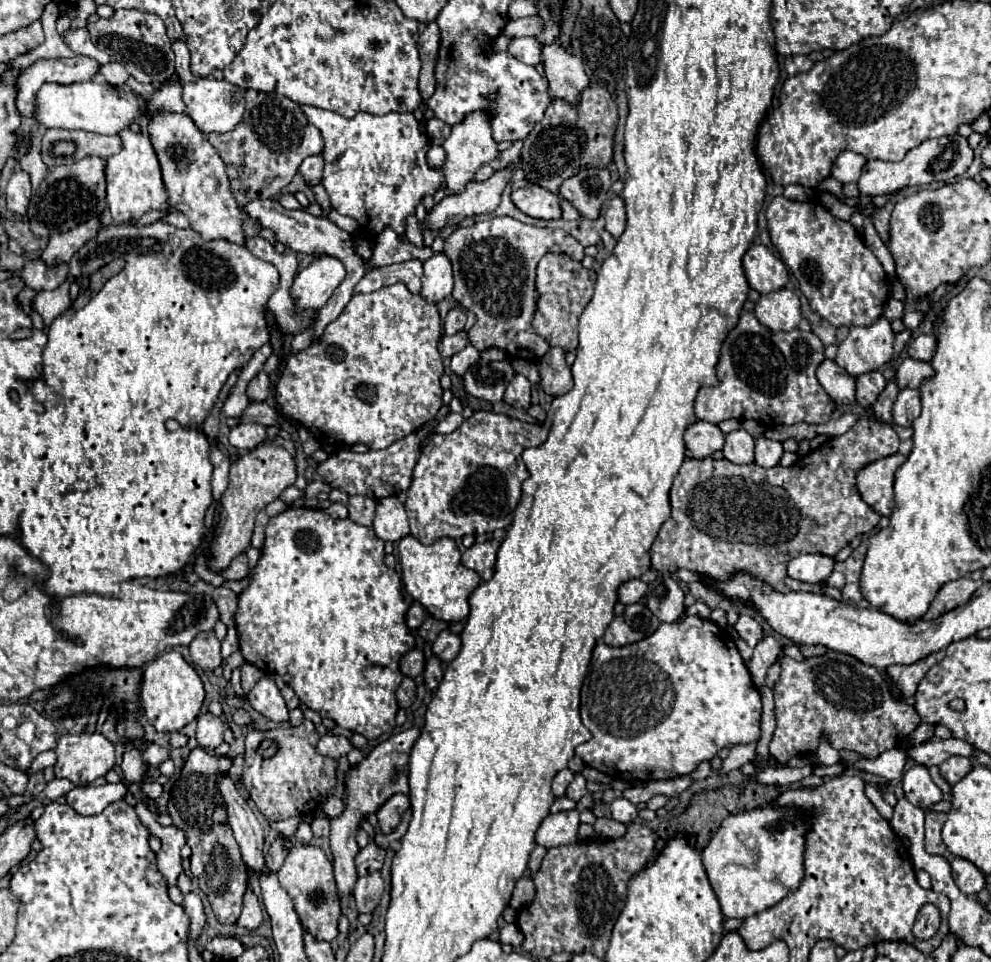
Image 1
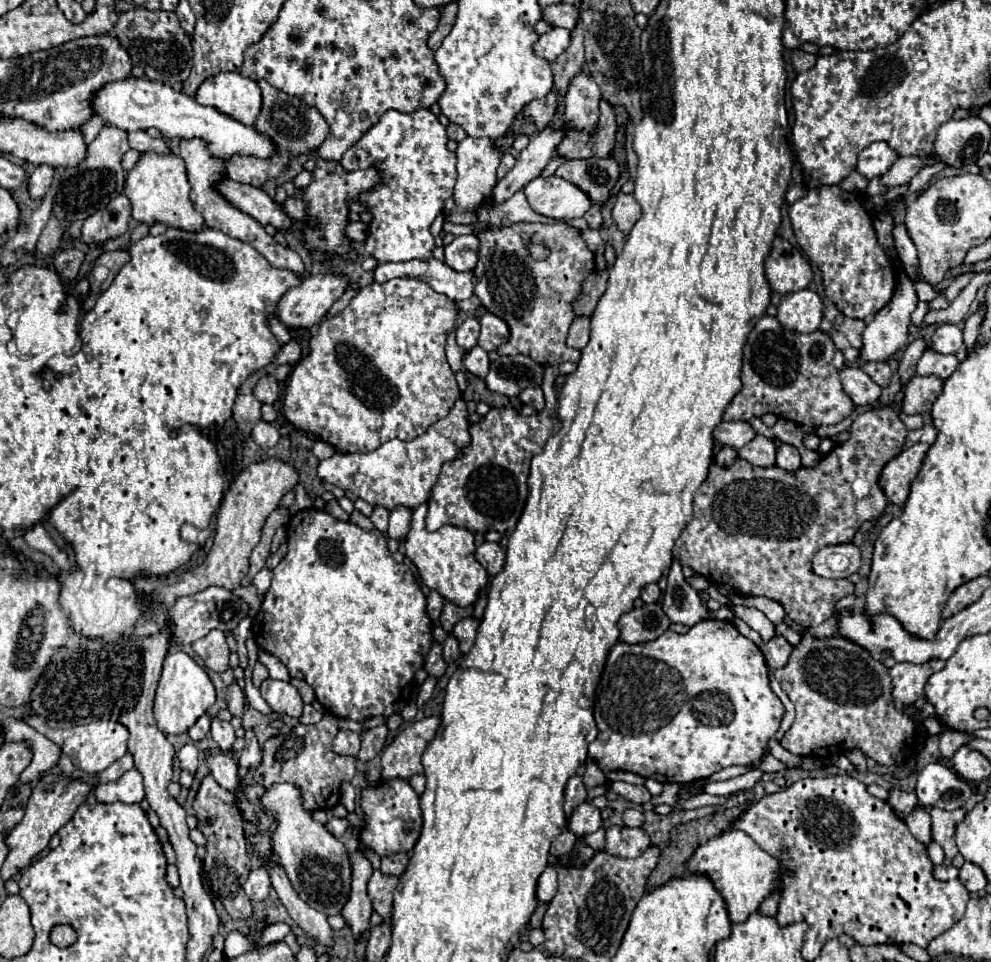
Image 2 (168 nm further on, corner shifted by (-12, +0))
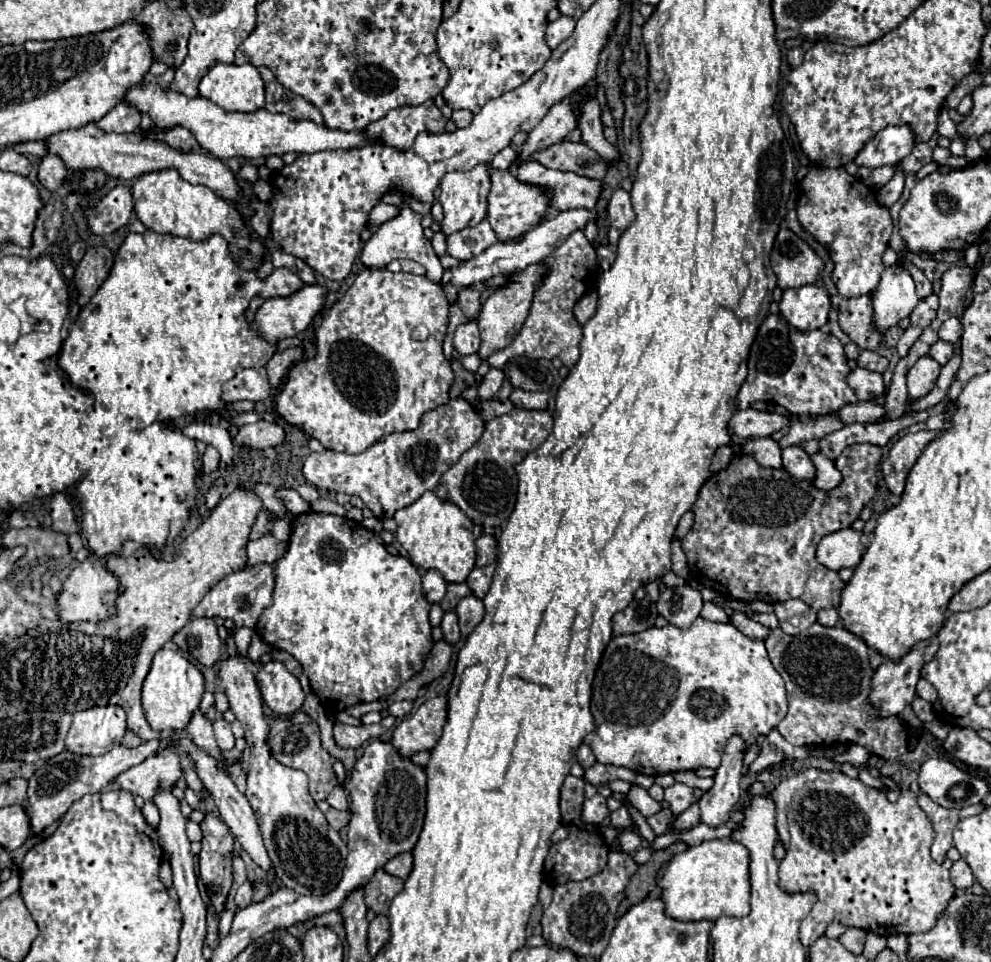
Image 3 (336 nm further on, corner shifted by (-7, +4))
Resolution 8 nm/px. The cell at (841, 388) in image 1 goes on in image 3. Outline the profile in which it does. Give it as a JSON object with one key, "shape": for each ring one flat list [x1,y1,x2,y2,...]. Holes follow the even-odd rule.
{"shape":[[856,367,854,371,850,371,848,385,856,393,856,397,864,399,864,401,876,399,876,397,884,395,884,391,886,391,882,373,874,373,874,371,868,371,862,367]]}

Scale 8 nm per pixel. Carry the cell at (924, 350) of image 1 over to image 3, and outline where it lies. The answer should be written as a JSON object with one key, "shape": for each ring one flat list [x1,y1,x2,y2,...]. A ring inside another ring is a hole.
{"shape":[[950,317,950,319,946,319,942,325,940,325,940,331,938,331,938,335,940,335,940,339,942,341,948,341,948,343,958,343,960,341,960,337,962,337,962,323,960,323,960,319,958,317]]}

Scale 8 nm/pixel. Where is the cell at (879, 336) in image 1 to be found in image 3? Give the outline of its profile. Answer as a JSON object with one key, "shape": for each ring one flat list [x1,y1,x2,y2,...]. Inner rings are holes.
{"shape":[[902,265,886,267,878,283,874,301,874,323,880,331,894,327,902,317,910,315,918,305,914,279]]}

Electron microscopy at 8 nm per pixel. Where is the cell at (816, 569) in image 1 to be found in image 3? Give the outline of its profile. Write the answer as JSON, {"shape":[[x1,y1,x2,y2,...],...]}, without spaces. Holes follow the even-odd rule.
{"shape":[[852,527,834,531,822,537,822,541,818,543,816,559,832,571,840,571,844,567,856,567,864,553,860,537,862,531,856,531]]}

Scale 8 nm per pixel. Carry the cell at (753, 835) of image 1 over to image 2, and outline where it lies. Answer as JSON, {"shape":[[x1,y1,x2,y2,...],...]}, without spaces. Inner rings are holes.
{"shape":[[731,829,719,837,709,839,701,845,689,859,689,867,695,873,707,873,715,883,717,891,723,895,729,911,731,923,743,923,757,907,777,889,783,889,783,877,793,877,793,871,783,865,783,861,765,849,761,849,745,831]]}

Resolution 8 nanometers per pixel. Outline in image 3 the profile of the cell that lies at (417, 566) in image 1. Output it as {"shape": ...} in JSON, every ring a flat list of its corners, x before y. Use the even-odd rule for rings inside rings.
{"shape":[[426,491,412,505,402,507,394,513,398,523,396,539,408,551,412,563,422,569,438,569,446,581,462,583,474,567,476,549,472,535,472,521,458,509,458,505,440,499,434,491]]}

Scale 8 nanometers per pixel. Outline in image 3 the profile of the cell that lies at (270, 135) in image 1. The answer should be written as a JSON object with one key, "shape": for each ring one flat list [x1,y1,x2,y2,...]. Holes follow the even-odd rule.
{"shape":[[258,67,264,83,266,83,266,109,292,115,292,119,316,119,316,123,322,123,322,113,318,107,314,107,310,101,302,99,300,95,292,93,290,89,282,87,274,73,268,67]]}

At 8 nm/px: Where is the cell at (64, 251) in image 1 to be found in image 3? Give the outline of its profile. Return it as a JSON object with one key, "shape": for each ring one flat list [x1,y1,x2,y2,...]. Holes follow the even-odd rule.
{"shape":[[116,185,88,215,90,231,96,235,108,235,124,227,132,215,132,191,128,185]]}

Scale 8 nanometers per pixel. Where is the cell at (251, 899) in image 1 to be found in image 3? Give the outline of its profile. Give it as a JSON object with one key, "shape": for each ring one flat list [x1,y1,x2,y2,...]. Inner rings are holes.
{"shape":[[246,881,244,885,238,887,238,891,236,891,236,895,234,895,234,901,236,901,238,909,244,909,244,907,250,905,250,899,252,899,252,883]]}

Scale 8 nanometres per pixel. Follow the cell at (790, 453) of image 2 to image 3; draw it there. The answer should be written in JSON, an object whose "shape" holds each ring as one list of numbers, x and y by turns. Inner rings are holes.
{"shape":[[792,445,792,447,782,449,782,461,784,461,784,469,790,475,794,475,796,479,812,481,816,475,816,467,814,467,810,455,800,445]]}

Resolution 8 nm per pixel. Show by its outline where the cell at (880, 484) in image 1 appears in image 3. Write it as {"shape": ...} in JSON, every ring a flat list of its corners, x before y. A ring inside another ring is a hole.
{"shape":[[918,431,918,433,906,433,900,437,888,451,888,455,882,459,882,473,884,483,894,495,902,495,906,477,924,451,924,447,934,441,940,435,940,431]]}

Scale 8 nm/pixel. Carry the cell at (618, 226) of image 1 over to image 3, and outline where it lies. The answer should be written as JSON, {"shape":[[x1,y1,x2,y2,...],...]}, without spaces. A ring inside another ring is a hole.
{"shape":[[618,189,610,203,608,203,608,219,610,219,610,225,624,231,632,221,634,221,636,213,632,209,632,203,630,203,630,195,624,191,624,189]]}

